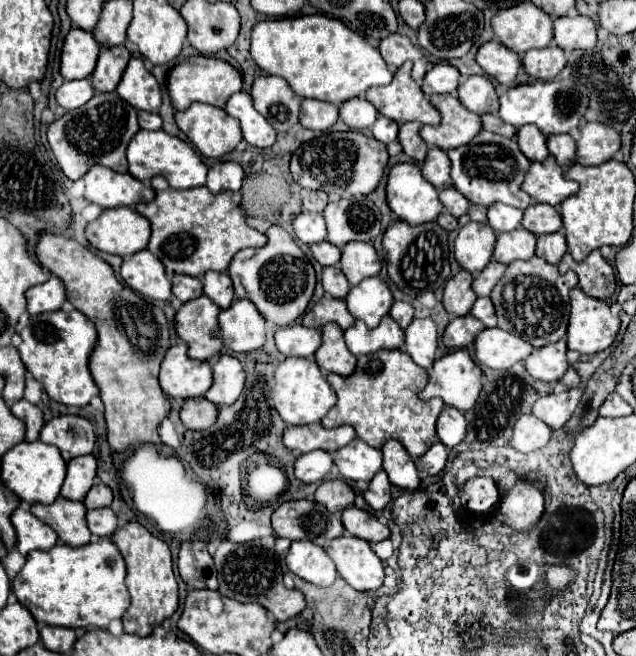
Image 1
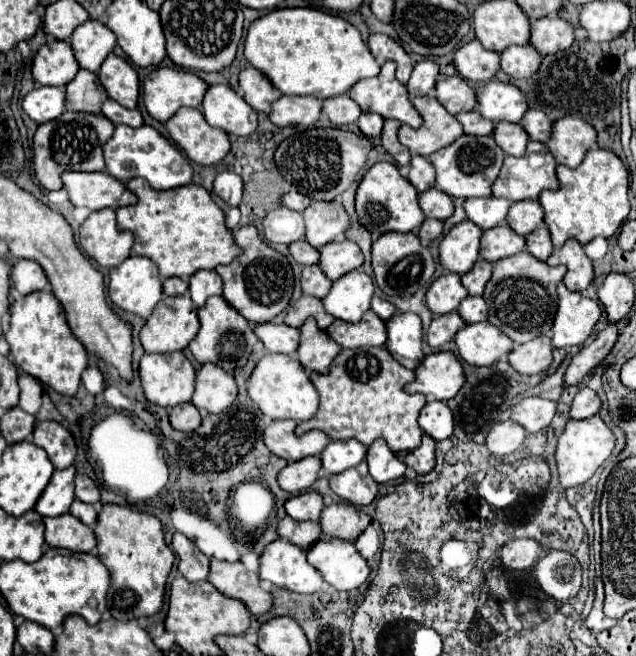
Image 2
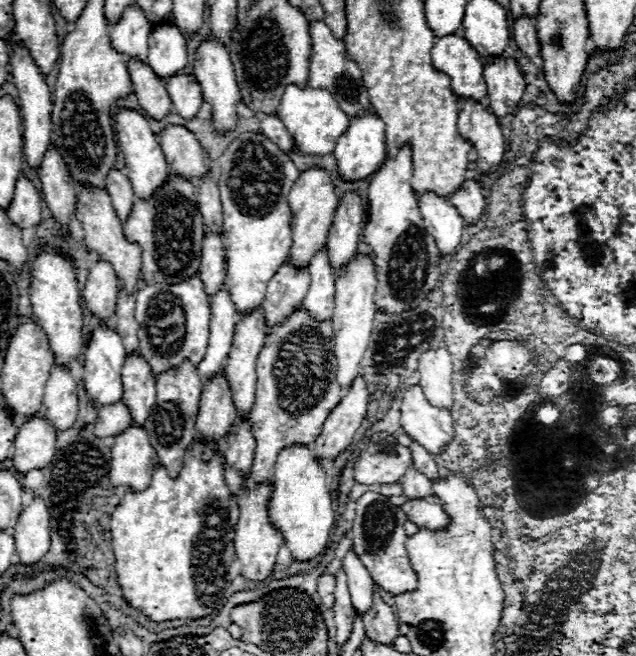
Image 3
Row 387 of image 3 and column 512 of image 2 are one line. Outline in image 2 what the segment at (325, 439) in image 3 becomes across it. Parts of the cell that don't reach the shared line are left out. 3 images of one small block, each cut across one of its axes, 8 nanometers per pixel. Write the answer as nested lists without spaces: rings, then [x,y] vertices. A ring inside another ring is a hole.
[[[540,336],[536,340],[530,340],[526,344],[518,344],[510,356],[508,362],[514,370],[522,374],[542,374],[552,364],[552,344],[548,336]]]

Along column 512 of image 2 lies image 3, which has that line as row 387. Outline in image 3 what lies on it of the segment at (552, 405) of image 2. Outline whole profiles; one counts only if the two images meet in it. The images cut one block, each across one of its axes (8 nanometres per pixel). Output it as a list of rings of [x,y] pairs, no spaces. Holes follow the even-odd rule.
[[[418,384],[406,388],[402,396],[400,412],[402,412],[404,432],[412,440],[422,444],[432,456],[436,456],[438,450],[454,434],[450,412],[446,408],[432,406]]]

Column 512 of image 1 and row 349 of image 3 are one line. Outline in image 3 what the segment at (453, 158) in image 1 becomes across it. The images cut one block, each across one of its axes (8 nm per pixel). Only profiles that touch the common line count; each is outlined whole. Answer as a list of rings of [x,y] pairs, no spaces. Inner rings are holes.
[[[198,272],[192,276],[192,280],[182,280],[180,284],[148,284],[144,290],[140,290],[136,296],[136,320],[140,324],[140,354],[146,358],[156,378],[170,366],[178,366],[184,358],[188,358],[192,364],[200,364],[204,360],[210,302]]]

